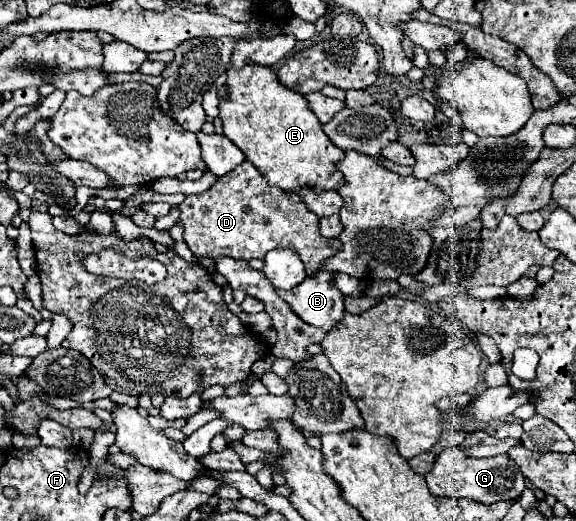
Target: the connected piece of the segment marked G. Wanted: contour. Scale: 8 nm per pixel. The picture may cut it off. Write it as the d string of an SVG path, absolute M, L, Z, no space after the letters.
M448 448L436 458L432 470L426 474L426 484L428 490L438 498L468 498L480 504L520 498L526 488L524 476L520 474L516 462L512 462L506 454L492 458L468 458L460 448Z

